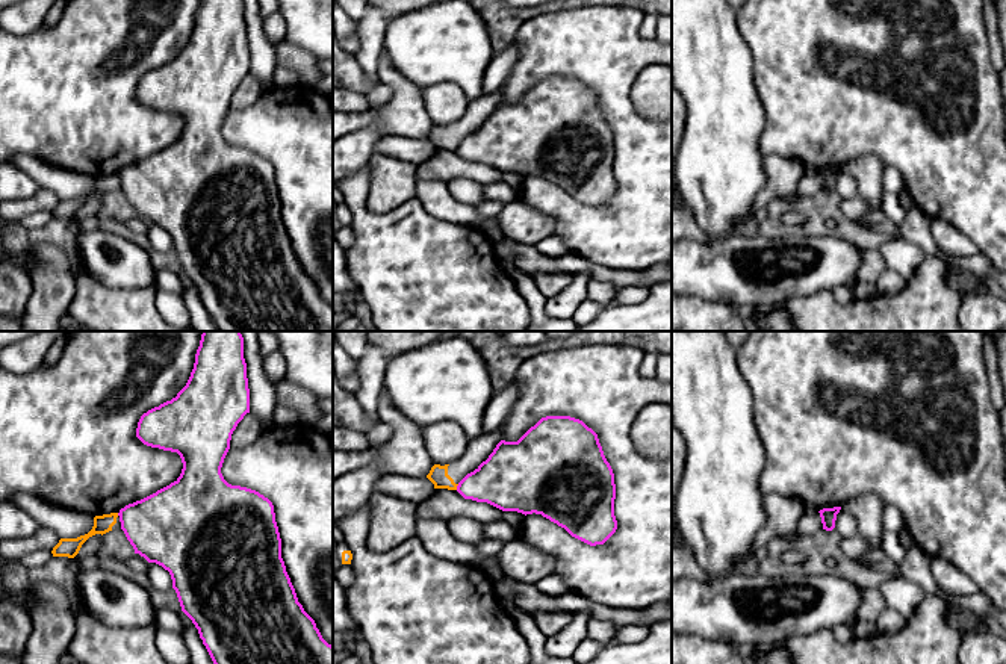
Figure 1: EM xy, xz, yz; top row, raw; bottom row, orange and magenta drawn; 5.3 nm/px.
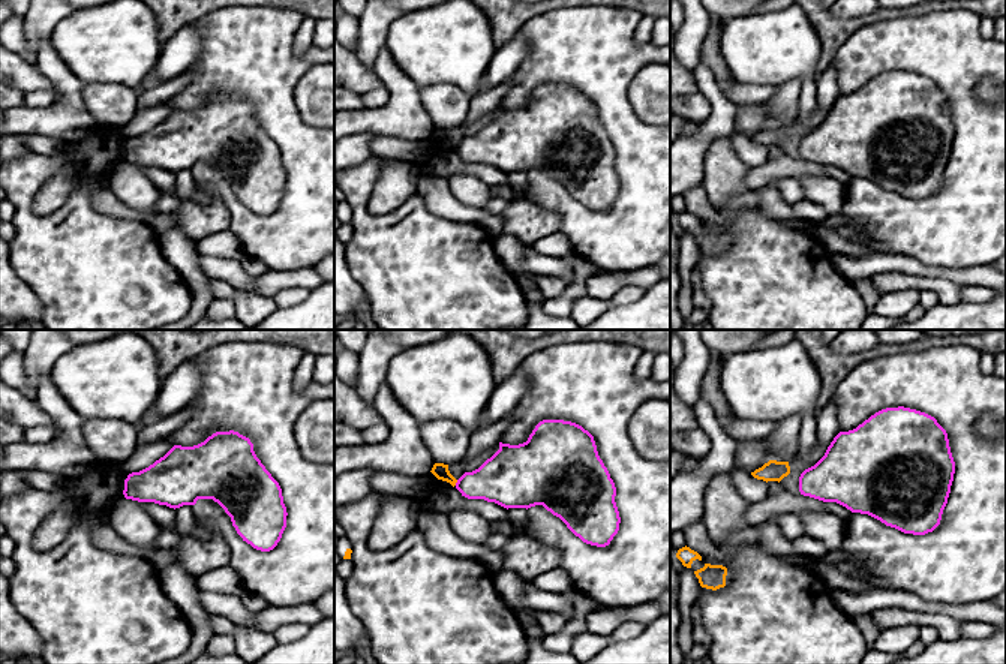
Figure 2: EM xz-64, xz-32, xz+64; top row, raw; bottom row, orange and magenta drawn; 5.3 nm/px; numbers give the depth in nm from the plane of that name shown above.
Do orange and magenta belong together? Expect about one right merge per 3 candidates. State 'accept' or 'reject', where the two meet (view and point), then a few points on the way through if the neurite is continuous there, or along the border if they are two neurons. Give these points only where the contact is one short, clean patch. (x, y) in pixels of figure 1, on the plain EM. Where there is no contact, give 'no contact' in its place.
reject | xz (456, 148) | along xz (459, 145), (456, 150)

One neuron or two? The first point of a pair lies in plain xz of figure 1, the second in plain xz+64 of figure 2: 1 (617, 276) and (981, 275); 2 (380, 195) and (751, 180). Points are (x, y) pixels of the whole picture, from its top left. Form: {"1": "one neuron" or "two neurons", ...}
{"1": "one neuron", "2": "two neurons"}

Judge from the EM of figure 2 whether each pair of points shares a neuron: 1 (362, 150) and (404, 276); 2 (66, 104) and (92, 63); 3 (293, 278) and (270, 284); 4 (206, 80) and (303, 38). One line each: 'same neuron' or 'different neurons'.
1: different neurons
2: different neurons
3: same neuron
4: different neurons

